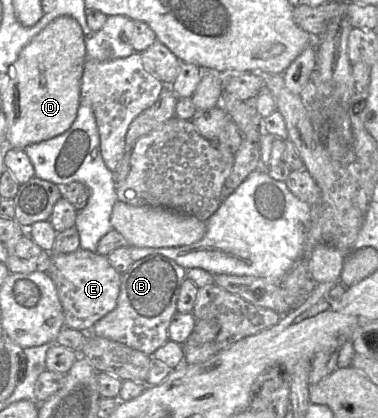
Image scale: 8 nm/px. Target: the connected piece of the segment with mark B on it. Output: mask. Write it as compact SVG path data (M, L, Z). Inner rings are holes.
M149 255L133 262L129 269L121 274L120 293L115 309L94 324L93 334L100 338L122 343L152 357L155 351L169 340L169 325L177 313L177 301L185 279L186 270L174 260L162 255Z

